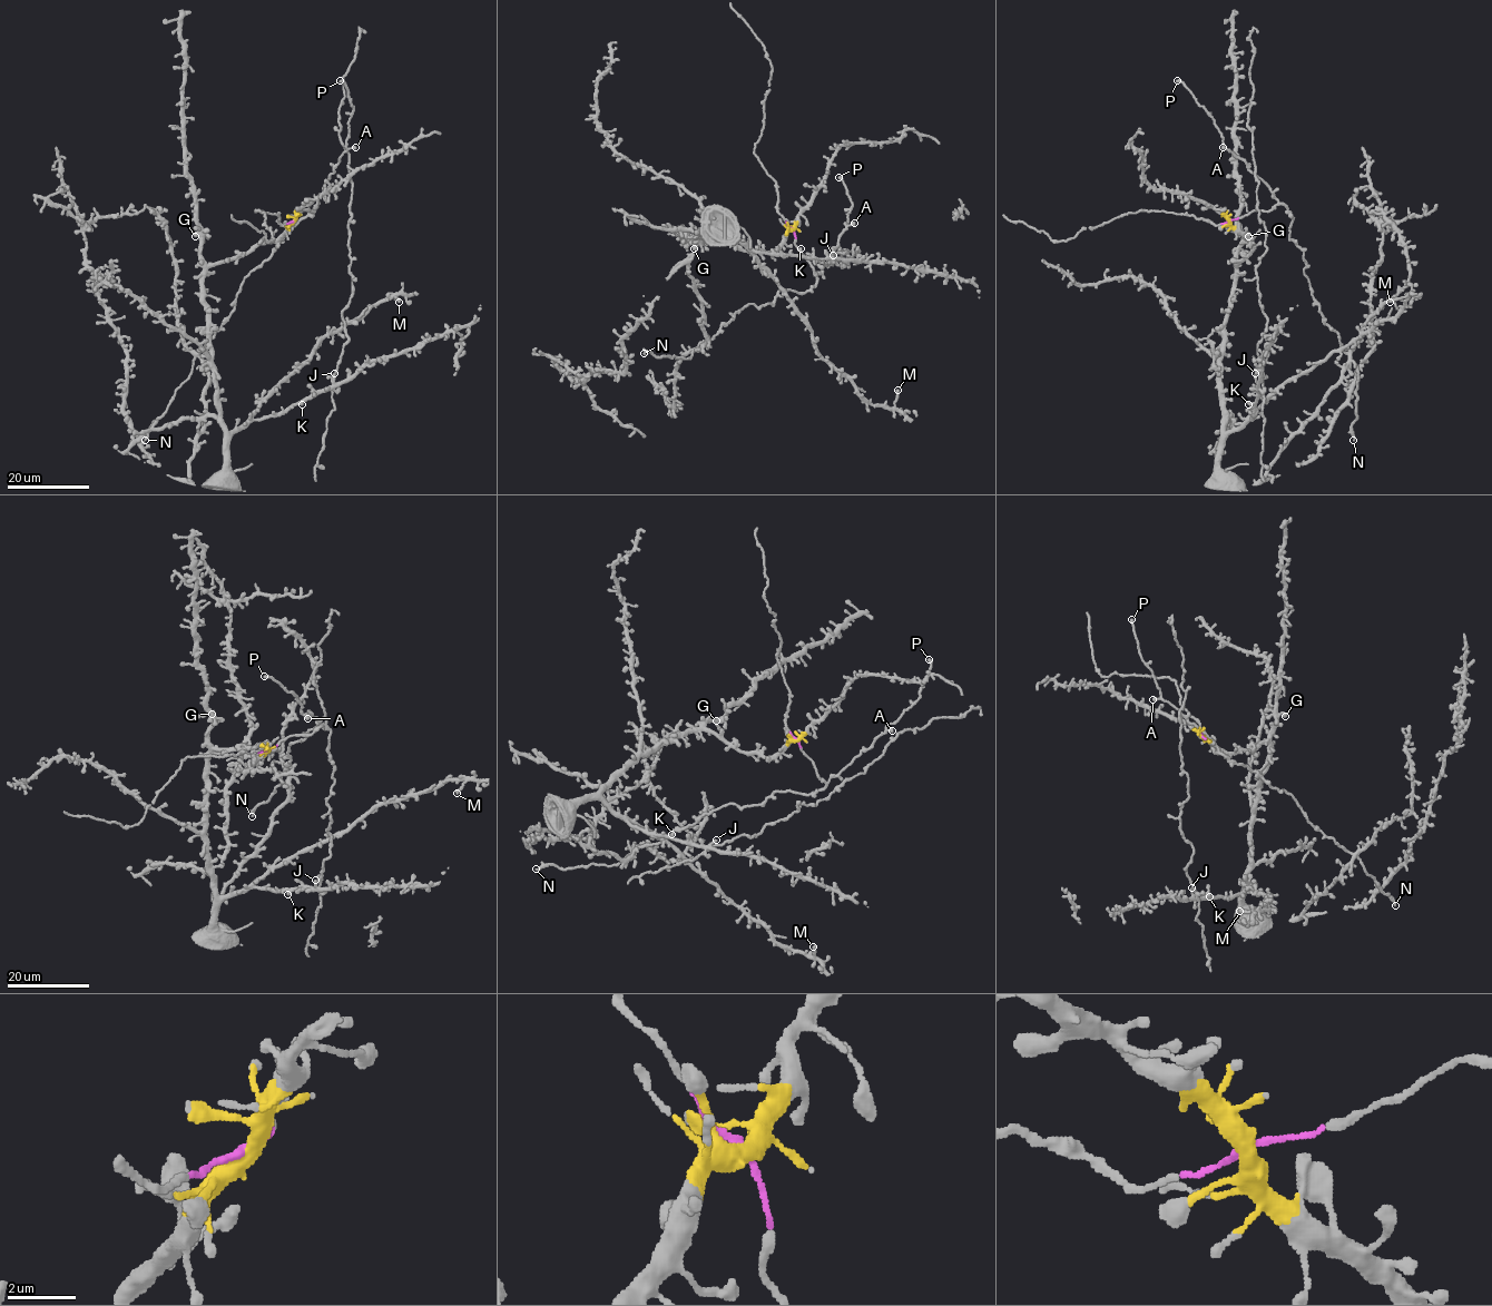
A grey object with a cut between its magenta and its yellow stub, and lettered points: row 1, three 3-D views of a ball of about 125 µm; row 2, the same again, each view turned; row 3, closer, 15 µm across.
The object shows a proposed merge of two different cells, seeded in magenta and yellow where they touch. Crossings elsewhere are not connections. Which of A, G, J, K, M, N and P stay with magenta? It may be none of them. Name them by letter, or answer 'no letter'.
A, N, P

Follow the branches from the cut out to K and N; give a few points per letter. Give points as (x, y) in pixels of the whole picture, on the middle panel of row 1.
K: (793, 228), (769, 252), (745, 252), (702, 234), (715, 221), (724, 223), (755, 251), (797, 254), (801, 248)
N: (793, 228), (797, 249), (817, 276), (811, 290), (781, 290), (771, 303), (746, 304), (690, 357), (643, 353)

